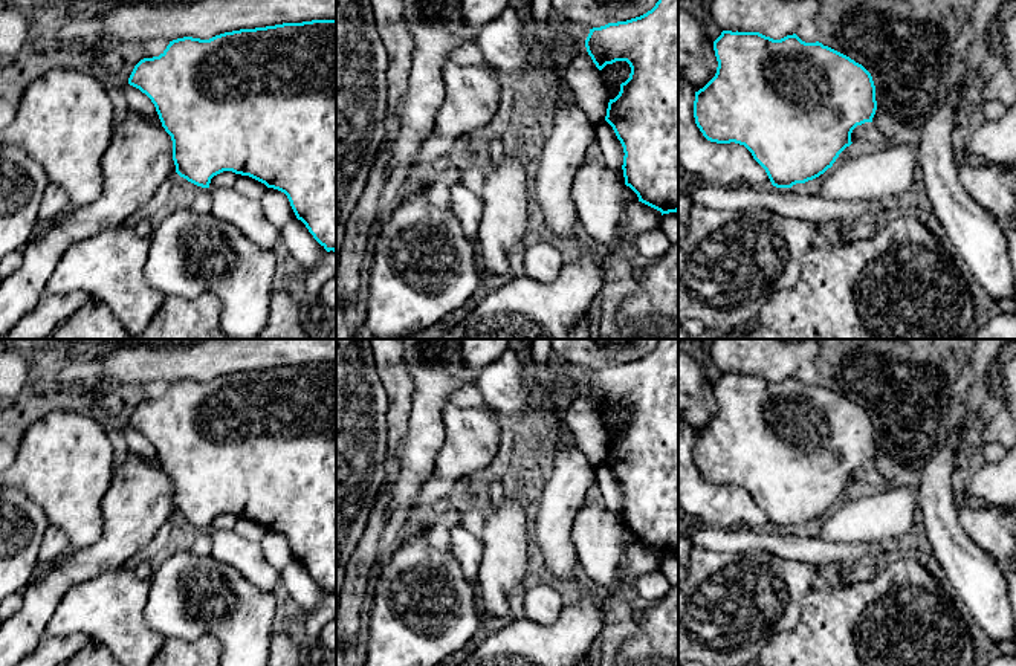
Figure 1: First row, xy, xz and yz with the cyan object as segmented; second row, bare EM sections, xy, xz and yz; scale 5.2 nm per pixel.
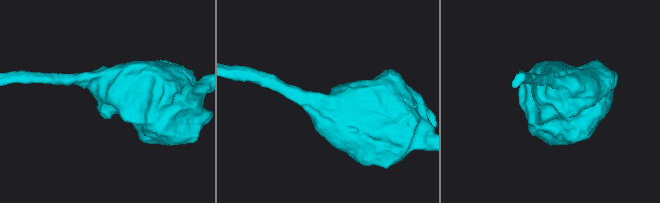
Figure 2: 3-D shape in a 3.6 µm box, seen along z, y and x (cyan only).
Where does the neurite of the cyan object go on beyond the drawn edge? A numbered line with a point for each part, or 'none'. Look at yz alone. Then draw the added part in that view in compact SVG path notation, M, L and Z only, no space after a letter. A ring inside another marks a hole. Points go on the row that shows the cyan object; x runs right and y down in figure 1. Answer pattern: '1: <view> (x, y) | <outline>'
none

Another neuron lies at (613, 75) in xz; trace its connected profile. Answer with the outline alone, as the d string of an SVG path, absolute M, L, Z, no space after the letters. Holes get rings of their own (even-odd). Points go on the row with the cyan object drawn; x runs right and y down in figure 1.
M626 61L607 64L600 70L600 79L608 92L608 98L614 99L620 92L620 84L629 78L631 67Z

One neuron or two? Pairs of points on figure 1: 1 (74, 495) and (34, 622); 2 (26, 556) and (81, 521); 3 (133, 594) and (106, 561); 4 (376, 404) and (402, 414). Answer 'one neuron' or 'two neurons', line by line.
1: two neurons
2: two neurons
3: two neurons
4: two neurons

